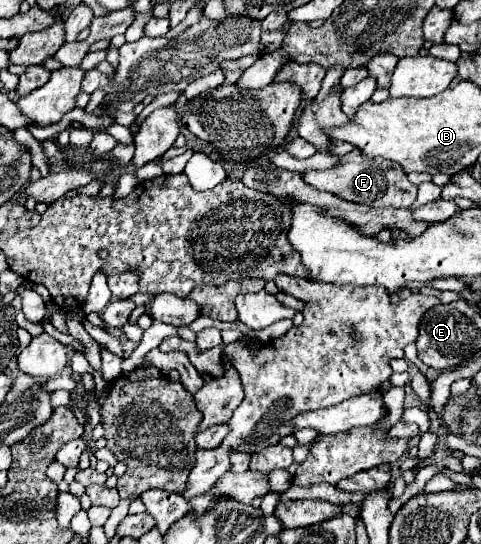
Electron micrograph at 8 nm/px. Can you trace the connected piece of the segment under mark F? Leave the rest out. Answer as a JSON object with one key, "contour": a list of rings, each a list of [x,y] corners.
{"contour":[[[350,151],[348,155],[340,157],[340,163],[332,169],[324,171],[306,171],[302,173],[304,183],[312,185],[314,189],[328,191],[338,195],[340,199],[352,201],[352,203],[364,203],[372,207],[410,207],[416,199],[416,185],[408,181],[406,173],[398,167],[398,163],[392,163],[388,159],[368,159],[362,157],[360,151]]]}

